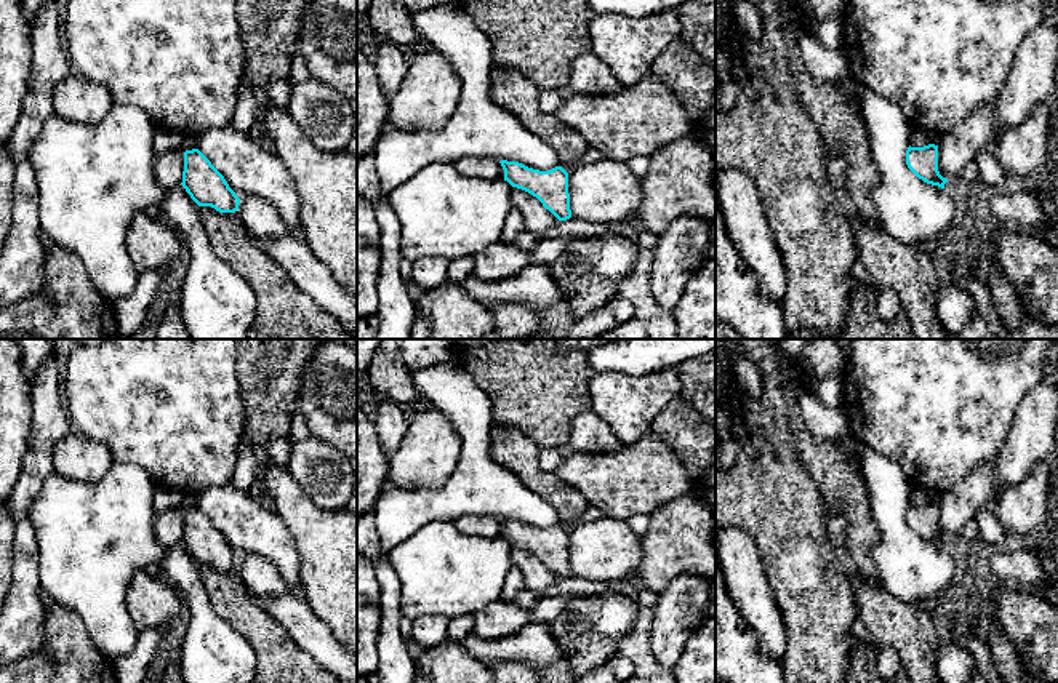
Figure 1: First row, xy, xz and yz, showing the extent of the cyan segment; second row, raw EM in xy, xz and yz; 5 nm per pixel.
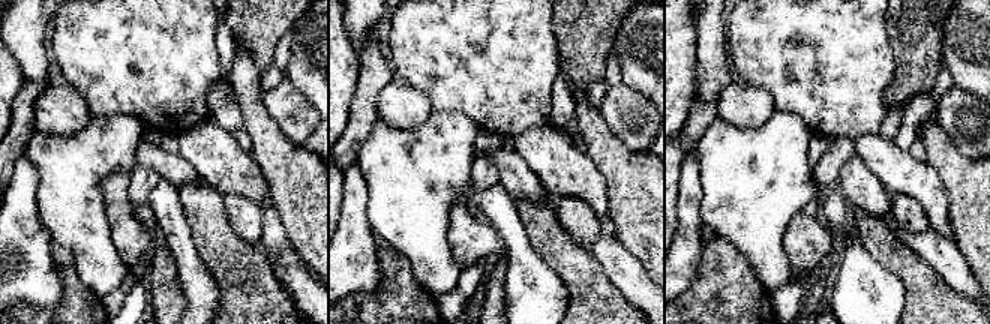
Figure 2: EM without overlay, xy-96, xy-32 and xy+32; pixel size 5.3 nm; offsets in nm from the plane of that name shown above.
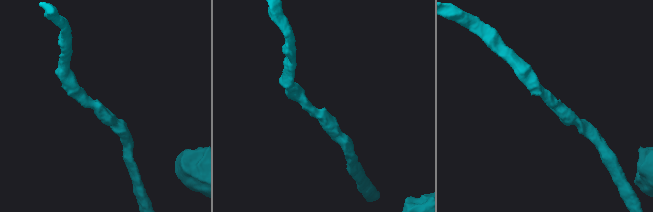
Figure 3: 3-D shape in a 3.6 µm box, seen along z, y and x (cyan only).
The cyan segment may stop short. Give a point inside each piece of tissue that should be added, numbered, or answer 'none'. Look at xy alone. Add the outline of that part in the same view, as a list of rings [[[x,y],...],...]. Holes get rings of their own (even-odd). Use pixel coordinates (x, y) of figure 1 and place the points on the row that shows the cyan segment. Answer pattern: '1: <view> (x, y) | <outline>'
none

